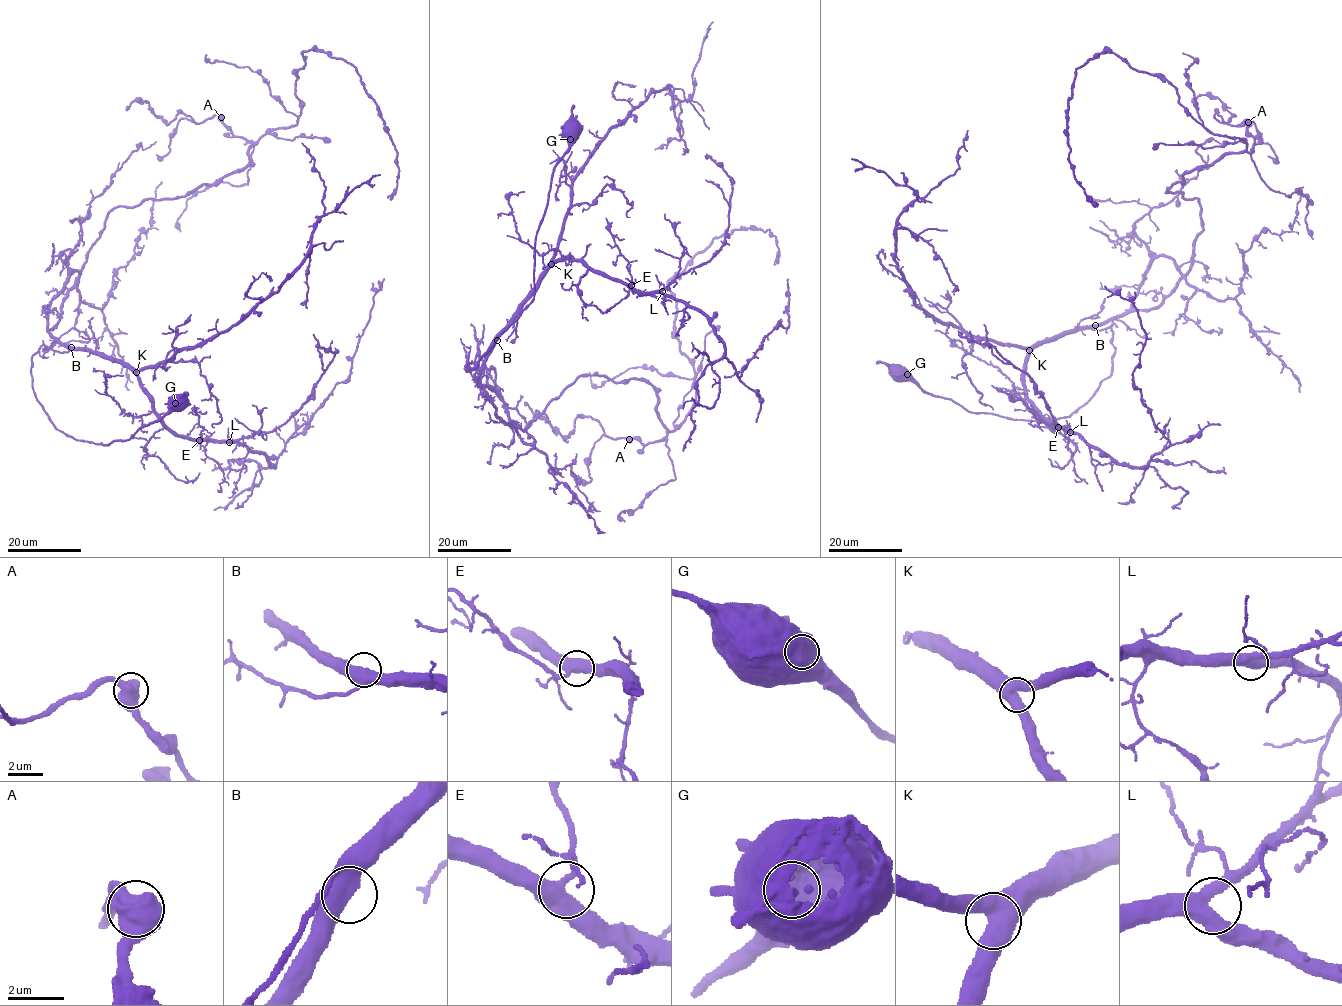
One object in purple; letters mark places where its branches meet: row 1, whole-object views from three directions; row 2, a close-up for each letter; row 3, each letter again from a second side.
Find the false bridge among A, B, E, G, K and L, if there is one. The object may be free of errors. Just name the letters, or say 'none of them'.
none of them

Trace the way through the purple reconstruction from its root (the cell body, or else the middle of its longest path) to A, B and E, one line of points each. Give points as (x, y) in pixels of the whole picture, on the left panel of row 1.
A: (177, 405), (76, 440), (32, 356), (68, 350), (47, 331), (107, 214), (249, 163), (221, 117)
B: (177, 405), (125, 440), (105, 445), (67, 436), (35, 396), (30, 369), (41, 345), (65, 352), (71, 347)
E: (177, 405), (125, 440), (76, 440), (35, 396), (32, 356), (45, 345), (117, 360), (168, 427), (199, 440)

